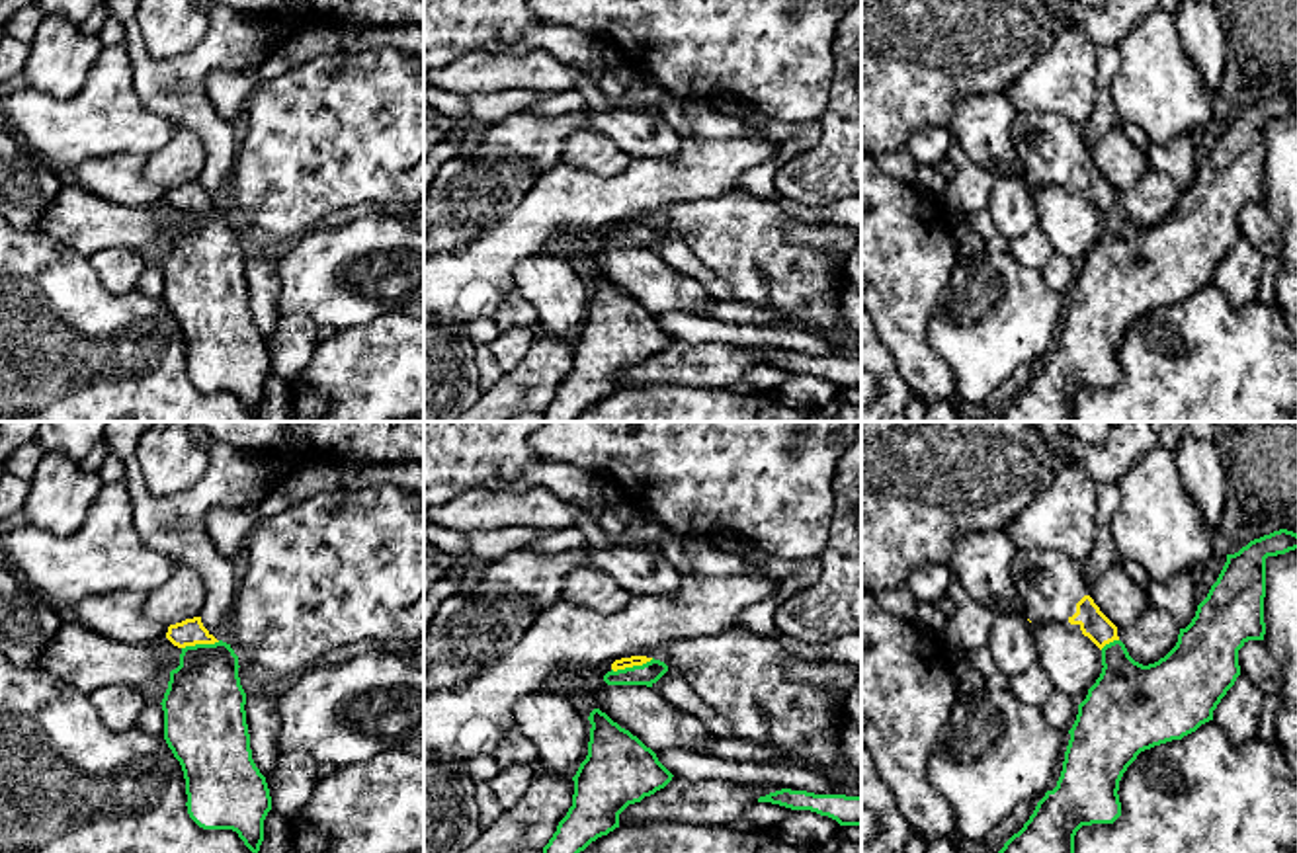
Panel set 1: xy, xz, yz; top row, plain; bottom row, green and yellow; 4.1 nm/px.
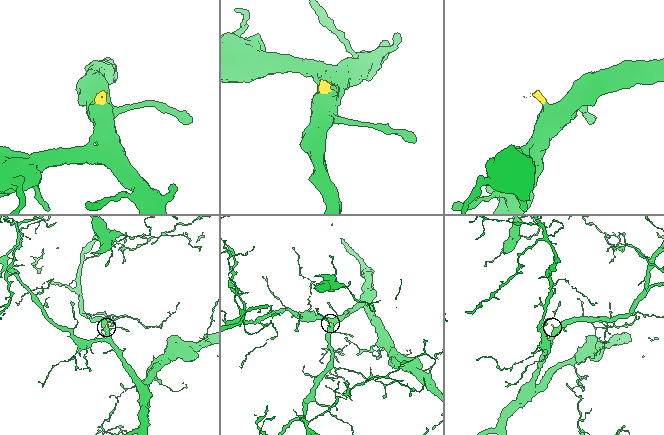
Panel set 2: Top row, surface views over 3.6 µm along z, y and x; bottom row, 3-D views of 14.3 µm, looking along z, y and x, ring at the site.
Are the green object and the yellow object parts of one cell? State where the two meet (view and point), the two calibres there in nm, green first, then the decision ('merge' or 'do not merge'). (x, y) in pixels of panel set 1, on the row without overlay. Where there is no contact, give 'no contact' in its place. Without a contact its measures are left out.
xz (633, 229) | 90/50 nm | merge

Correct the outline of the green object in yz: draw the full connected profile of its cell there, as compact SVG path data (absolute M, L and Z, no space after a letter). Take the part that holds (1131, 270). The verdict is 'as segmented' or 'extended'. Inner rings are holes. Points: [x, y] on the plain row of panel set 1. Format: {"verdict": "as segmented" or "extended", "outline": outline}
{"verdict": "extended", "outline": "M1279 92L1250 103L1227 125L1211 148L1207 160L1197 168L1195 180L1180 191L1176 209L1158 224L1143 228L1135 224L1117 199L1117 189L1100 174L1088 158L1086 127L1080 127L1057 113L1018 113L1012 125L1014 146L1024 164L1027 182L1035 187L1063 185L1078 191L1102 213L1102 236L1078 267L1078 277L1068 293L1070 303L1065 314L1063 334L1053 353L1037 365L1024 390L1014 396L998 414L1000 422L1076 422L1074 398L1082 388L1113 386L1121 379L1119 344L1137 318L1154 308L1182 303L1201 287L1213 283L1213 273L1240 238L1238 213L1248 203L1264 203L1264 160L1266 160L1266 121L1297 111L1297 96Z"}

